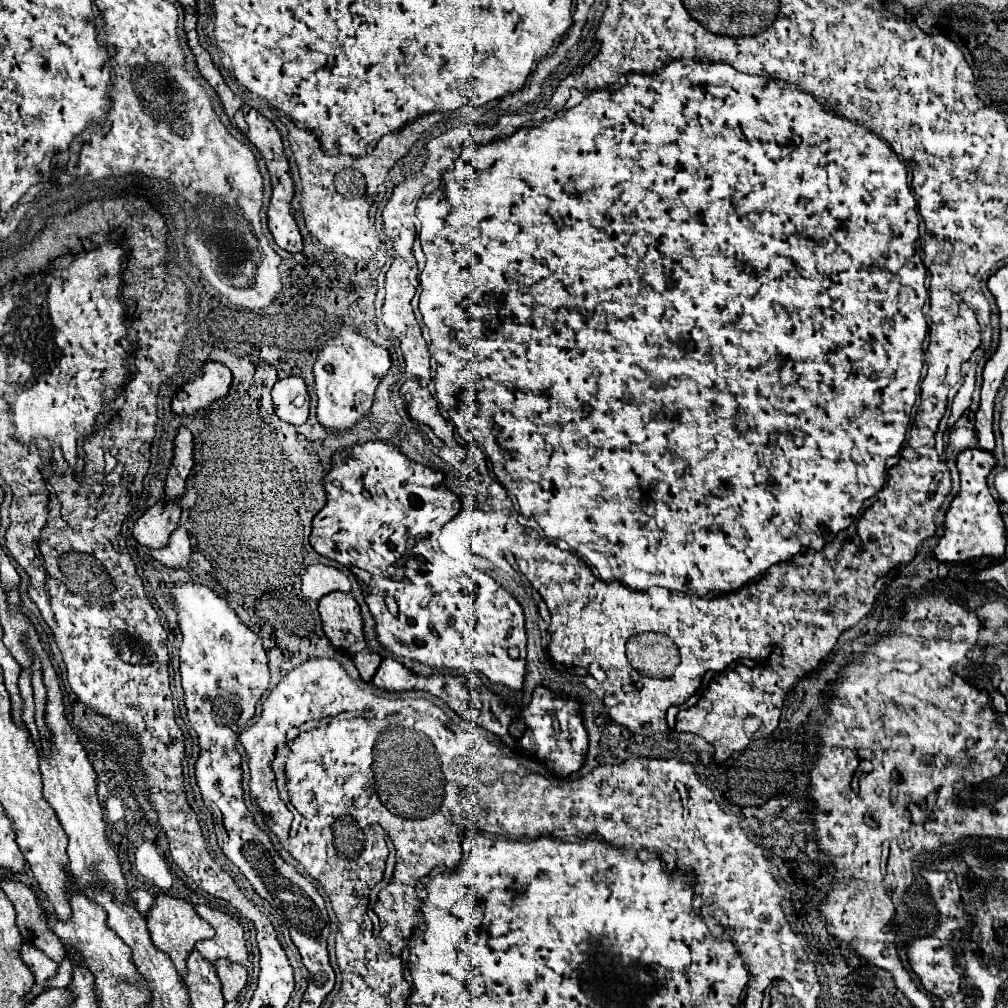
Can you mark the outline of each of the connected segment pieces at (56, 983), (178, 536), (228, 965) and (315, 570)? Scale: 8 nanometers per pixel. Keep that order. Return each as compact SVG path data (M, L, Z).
M63 960L57 968L57 974L47 980L47 986L49 988L65 988L71 982L71 970L73 970L71 960Z
M183 526L175 528L175 532L171 532L169 544L165 548L149 548L149 554L167 568L187 568L191 556L191 542L187 530Z
M219 958L215 962L215 968L217 968L219 980L223 984L225 1000L233 1000L233 996L237 996L247 984L247 968L233 964L231 960L223 960L223 958Z
M311 564L307 566L305 574L303 574L303 596L311 598L311 600L319 600L329 592L349 592L351 590L351 582L349 578L335 566L327 566L327 564Z

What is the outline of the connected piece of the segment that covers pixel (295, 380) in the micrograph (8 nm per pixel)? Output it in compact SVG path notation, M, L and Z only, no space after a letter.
M289 376L273 386L275 414L289 424L303 424L309 416L309 394L303 378Z

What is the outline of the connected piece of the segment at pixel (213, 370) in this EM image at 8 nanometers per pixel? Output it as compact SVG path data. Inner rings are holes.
M205 362L203 374L195 376L187 384L183 384L185 398L173 398L171 408L177 414L195 414L203 406L209 406L213 400L219 400L227 396L229 386L231 386L231 372L227 366L219 362Z

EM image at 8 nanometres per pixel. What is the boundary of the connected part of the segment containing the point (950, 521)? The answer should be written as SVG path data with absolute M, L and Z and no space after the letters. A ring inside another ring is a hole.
M981 448L965 450L957 456L957 468L961 476L961 490L953 498L945 522L943 522L943 536L933 550L933 556L939 562L963 562L981 556L995 556L1001 558L1005 554L1005 524L999 514L999 506L995 498L989 494L987 488L987 474L995 468L995 458L991 452L983 452Z

